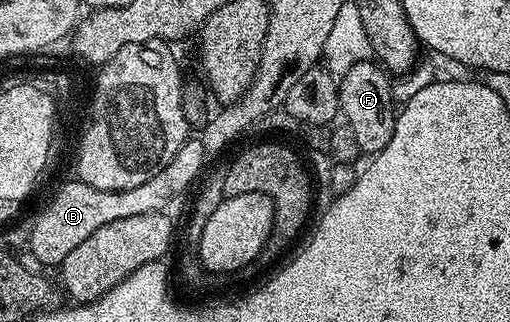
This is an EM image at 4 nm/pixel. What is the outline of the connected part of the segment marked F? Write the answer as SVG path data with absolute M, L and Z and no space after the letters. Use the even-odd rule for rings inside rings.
M366 61L359 65L351 65L347 73L340 76L341 88L340 114L345 115L344 122L355 133L355 141L359 141L359 149L366 156L372 157L381 151L391 141L395 133L395 98L394 84L390 72L377 61ZM394 105L394 107L393 107Z

